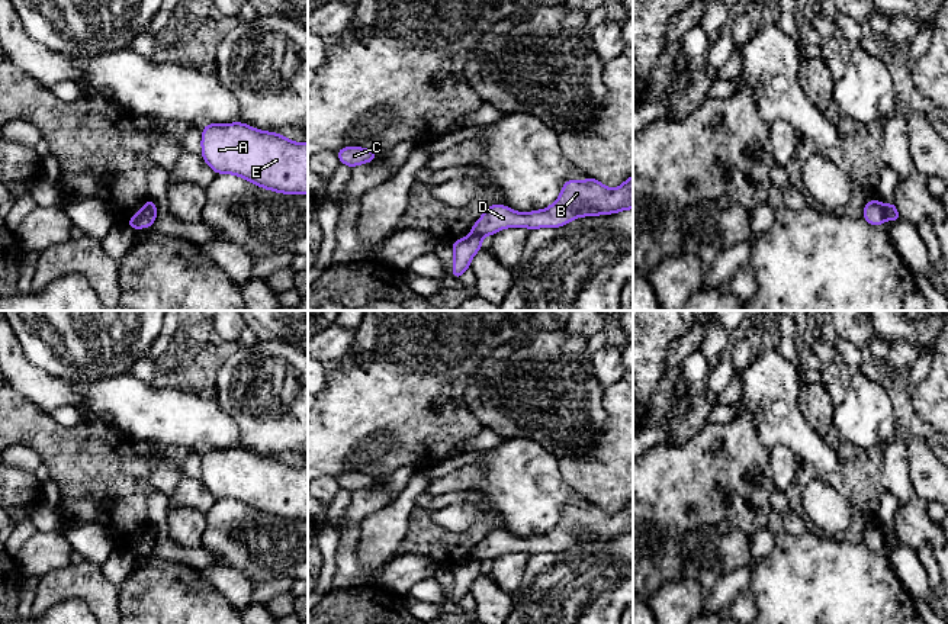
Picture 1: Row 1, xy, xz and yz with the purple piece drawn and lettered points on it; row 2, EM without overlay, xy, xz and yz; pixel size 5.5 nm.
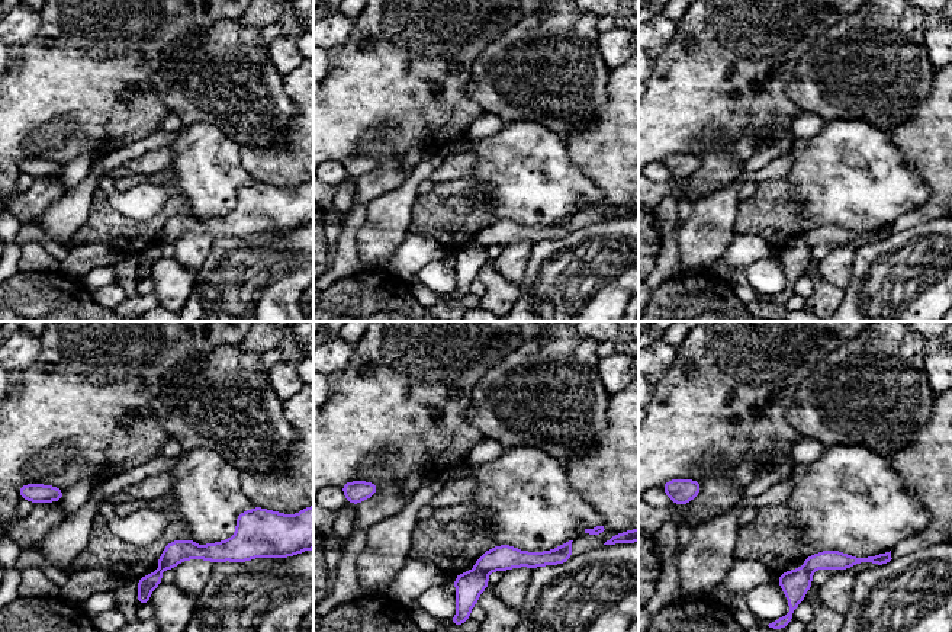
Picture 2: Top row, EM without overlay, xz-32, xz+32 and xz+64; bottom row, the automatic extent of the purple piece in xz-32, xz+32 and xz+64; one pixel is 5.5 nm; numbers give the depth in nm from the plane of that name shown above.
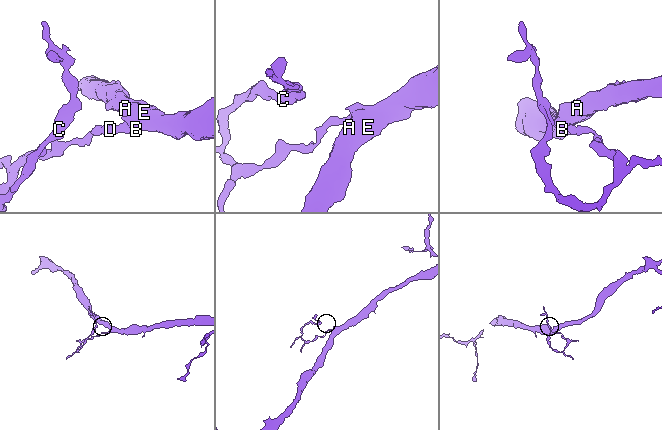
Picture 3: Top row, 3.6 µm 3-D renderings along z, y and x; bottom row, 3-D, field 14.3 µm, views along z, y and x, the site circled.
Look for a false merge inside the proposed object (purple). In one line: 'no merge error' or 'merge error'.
merge error

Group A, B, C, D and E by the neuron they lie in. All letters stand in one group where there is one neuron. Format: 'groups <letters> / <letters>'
groups A B D E / C

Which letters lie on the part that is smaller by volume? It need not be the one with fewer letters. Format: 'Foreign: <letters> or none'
Foreign: C

